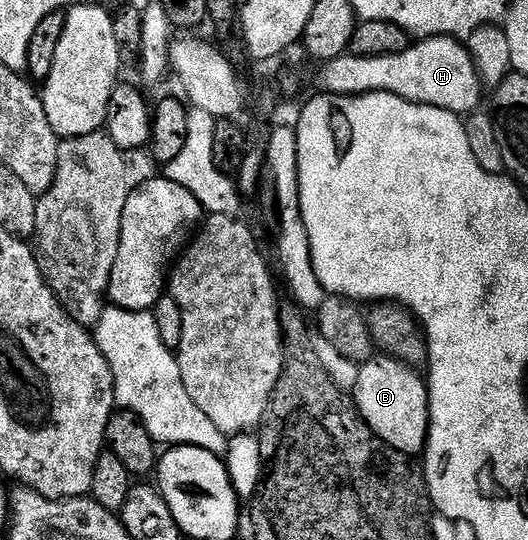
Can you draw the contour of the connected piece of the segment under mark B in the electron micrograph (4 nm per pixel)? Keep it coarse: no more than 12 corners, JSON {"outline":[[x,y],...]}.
{"outline":[[375,356],[359,365],[354,405],[384,444],[421,455],[428,382]]}

